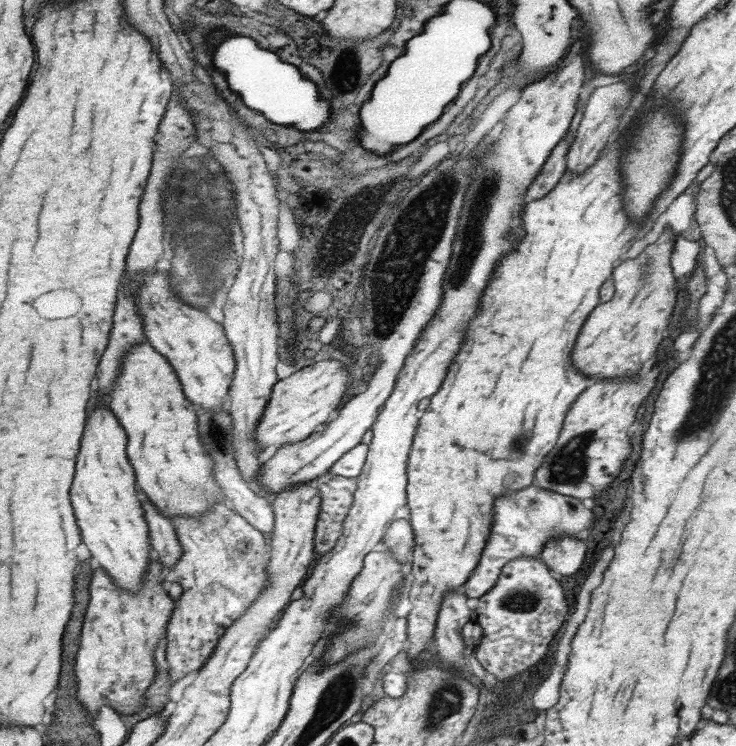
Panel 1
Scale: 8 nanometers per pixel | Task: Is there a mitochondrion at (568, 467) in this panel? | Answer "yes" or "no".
yes

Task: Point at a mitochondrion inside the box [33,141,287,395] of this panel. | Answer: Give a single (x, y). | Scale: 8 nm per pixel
(180, 192)

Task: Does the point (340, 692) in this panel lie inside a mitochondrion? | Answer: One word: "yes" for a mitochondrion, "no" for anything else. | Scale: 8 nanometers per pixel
yes

